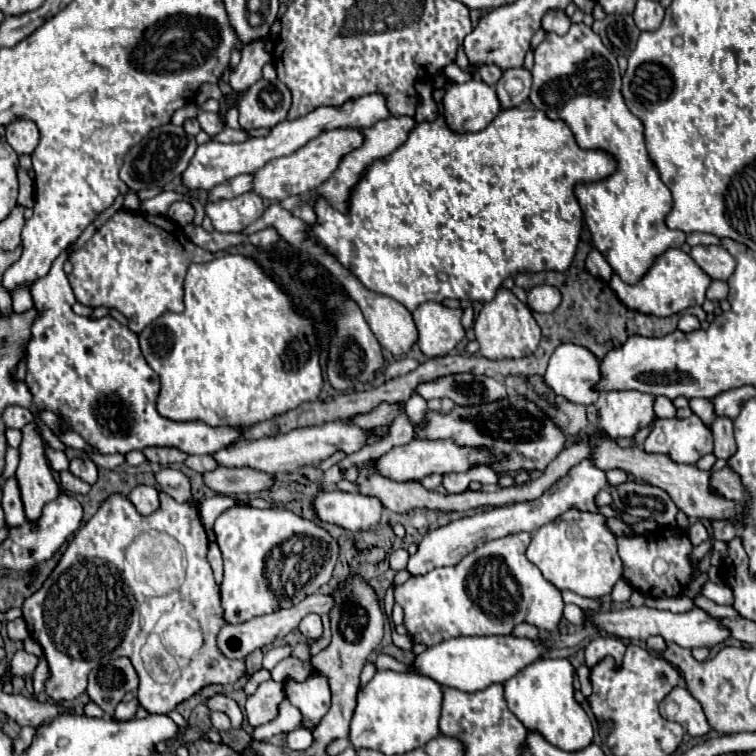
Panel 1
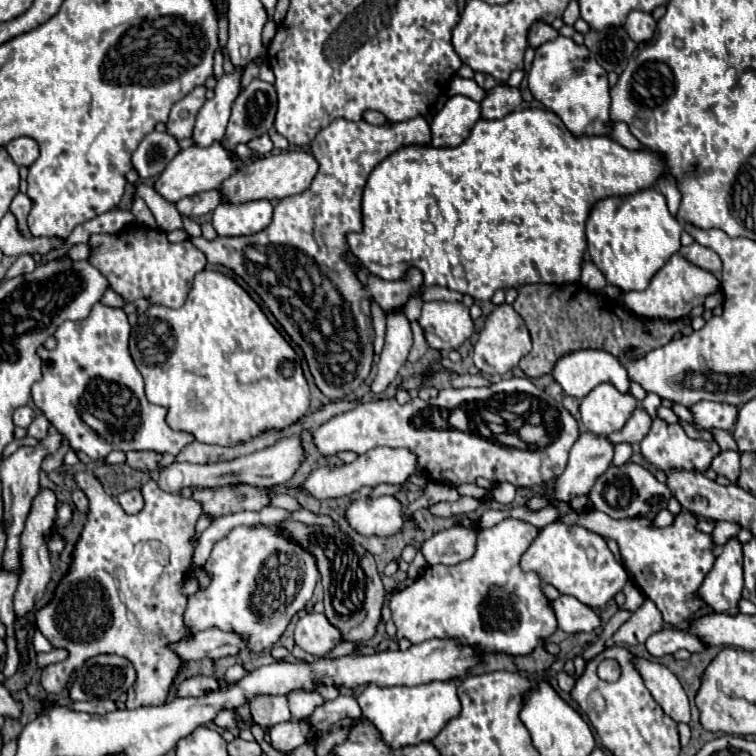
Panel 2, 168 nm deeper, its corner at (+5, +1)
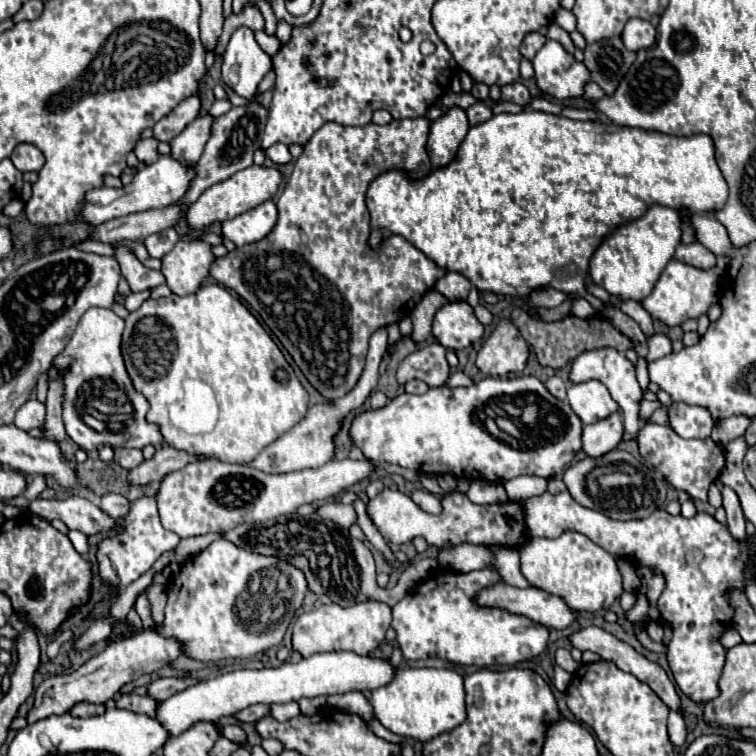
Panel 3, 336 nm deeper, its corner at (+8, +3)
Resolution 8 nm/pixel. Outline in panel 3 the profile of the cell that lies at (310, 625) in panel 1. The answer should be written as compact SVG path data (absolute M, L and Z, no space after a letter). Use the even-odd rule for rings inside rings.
M365 601L353 607L339 607L335 603L321 605L297 617L293 625L293 649L303 657L323 651L353 651L357 655L371 653L383 639L391 625L391 607L379 601Z

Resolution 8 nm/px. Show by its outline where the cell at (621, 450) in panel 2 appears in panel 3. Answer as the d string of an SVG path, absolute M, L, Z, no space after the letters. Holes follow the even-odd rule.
M593 349L589 353L581 353L581 357L575 357L571 361L569 379L571 379L571 383L585 383L591 379L601 381L609 389L611 397L615 399L615 403L619 405L619 409L623 413L623 427L625 427L623 441L631 441L637 437L637 431L639 431L639 415L637 413L639 413L639 401L643 399L643 393L635 379L635 367L623 353L619 353L617 349Z

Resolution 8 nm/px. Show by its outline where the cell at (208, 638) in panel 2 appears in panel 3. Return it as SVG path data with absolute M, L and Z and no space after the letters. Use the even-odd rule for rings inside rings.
M155 629L137 633L133 637L117 641L117 643L109 643L101 653L93 655L89 661L85 661L73 673L47 677L35 691L35 705L29 711L27 721L35 723L49 715L63 715L69 711L71 705L79 702L105 703L105 701L113 699L125 683L129 683L145 673L153 673L153 671L169 665L171 661L175 661L181 655L185 655L181 641L177 641L175 637L161 637L161 635L157 635Z

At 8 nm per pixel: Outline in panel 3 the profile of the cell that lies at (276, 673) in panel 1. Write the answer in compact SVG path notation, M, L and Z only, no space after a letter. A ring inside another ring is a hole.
M349 691L349 693L341 693L341 695L329 695L327 697L327 705L333 707L333 709L337 709L337 711L355 713L355 715L363 717L365 721L371 719L371 717L375 717L369 701L359 691Z

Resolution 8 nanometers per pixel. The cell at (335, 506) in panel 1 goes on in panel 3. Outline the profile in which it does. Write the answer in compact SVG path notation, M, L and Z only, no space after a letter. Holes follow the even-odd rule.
M383 489L377 497L369 499L367 515L371 517L373 525L379 533L395 545L407 543L413 537L421 535L433 547L449 547L459 543L473 543L473 545L503 545L503 547L519 547L525 539L525 525L523 525L523 509L519 503L497 503L497 505L475 505L463 493L447 495L441 499L443 513L431 515L419 509L411 497L403 495L401 491Z

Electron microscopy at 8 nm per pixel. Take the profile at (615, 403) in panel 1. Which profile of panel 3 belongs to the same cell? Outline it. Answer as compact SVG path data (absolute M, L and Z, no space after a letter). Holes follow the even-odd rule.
M585 381L567 389L567 401L579 419L589 425L613 415L619 405L611 399L609 391L599 381Z

